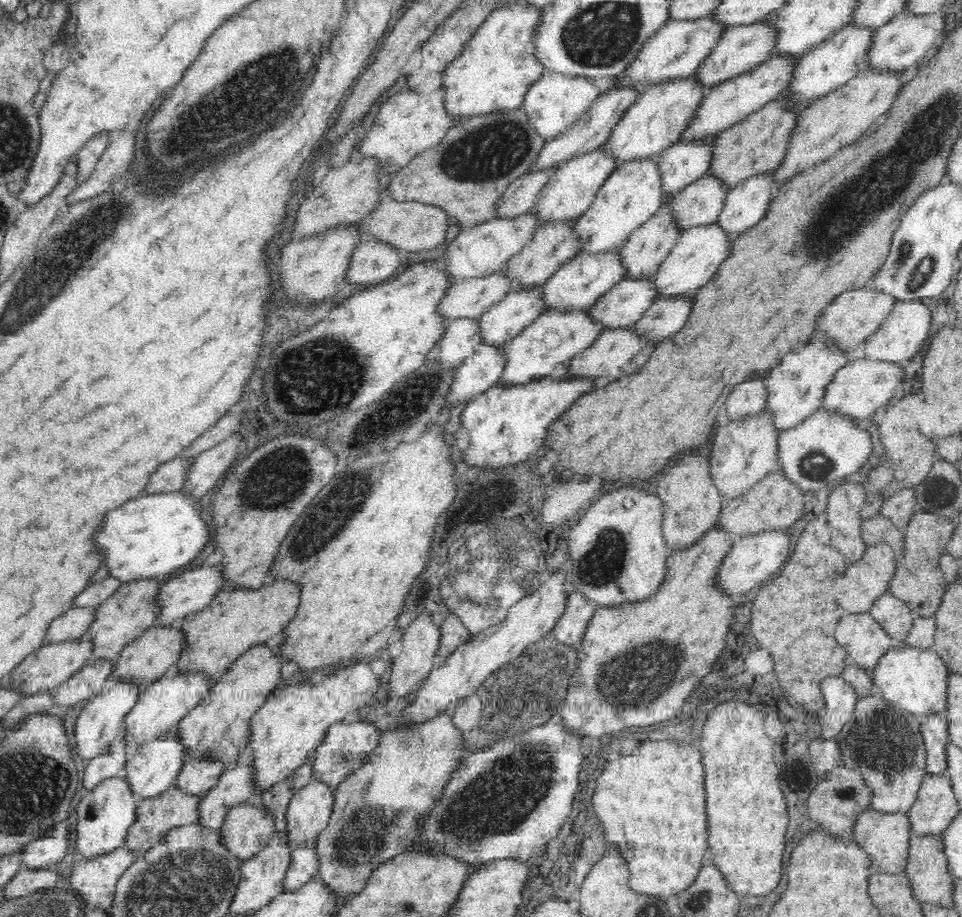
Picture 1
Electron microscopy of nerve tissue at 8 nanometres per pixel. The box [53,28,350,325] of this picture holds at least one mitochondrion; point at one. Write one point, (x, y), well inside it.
(228, 110)

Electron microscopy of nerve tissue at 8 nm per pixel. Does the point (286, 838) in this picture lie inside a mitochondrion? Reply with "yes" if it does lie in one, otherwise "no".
no

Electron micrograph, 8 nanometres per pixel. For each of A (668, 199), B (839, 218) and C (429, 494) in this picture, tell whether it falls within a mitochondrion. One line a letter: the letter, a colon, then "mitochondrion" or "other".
A: other
B: mitochondrion
C: other

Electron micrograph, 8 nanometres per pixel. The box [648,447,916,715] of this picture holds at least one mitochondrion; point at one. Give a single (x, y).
(812, 464)

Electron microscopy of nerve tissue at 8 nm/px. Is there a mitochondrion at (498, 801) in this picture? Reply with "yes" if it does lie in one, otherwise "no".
yes

